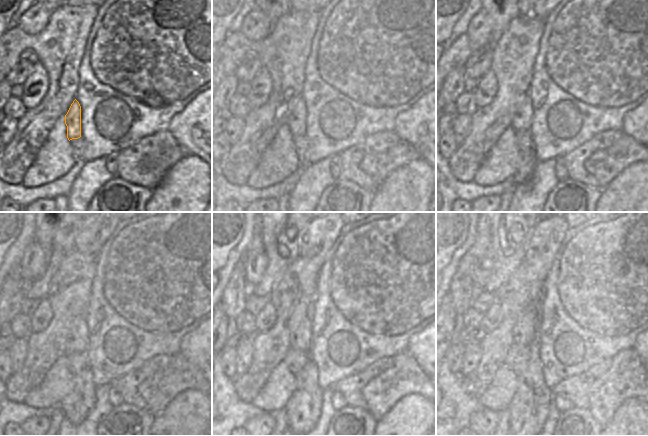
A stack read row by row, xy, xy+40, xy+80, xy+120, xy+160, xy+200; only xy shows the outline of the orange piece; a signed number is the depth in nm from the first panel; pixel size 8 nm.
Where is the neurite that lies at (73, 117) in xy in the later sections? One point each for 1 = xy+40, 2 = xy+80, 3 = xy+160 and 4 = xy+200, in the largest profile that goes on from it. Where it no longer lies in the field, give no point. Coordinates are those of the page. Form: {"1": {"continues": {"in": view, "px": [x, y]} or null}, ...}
{"1": {"continues": {"in": "xy+40", "px": [296, 123]}}, "2": {"continues": {"in": "xy+80", "px": [522, 122]}}, "3": {"continues": {"in": "xy+160", "px": [301, 337]}}, "4": {"continues": {"in": "xy+200", "px": [525, 331]}}}

